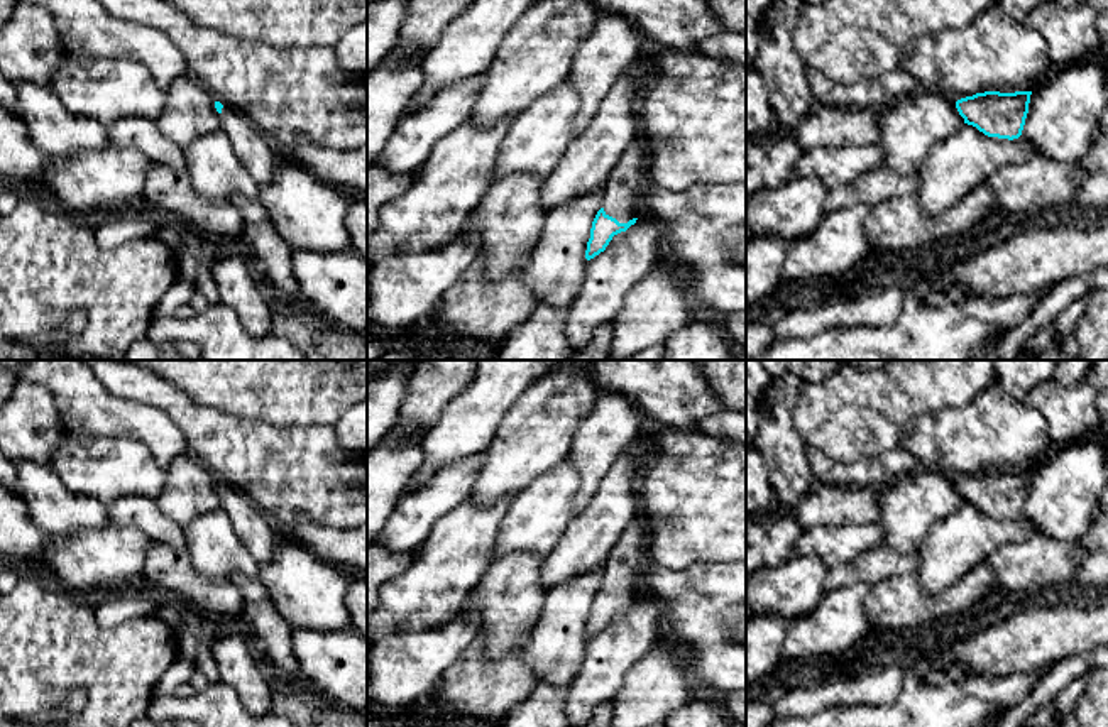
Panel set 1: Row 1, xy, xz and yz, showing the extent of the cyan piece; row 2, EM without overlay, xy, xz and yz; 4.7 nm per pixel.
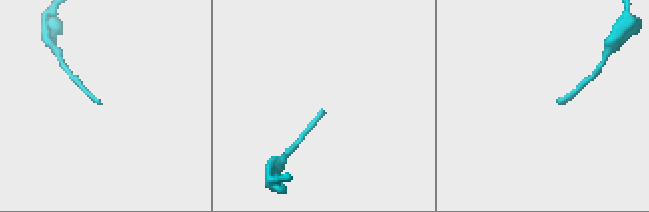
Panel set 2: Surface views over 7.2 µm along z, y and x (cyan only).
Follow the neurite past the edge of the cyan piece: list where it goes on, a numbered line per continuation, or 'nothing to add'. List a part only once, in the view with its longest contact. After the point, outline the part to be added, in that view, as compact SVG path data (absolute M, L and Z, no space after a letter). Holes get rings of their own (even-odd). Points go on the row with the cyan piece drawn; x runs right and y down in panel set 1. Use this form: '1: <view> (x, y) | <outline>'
1: xz (621, 193) | M638 137L609 174L602 188L602 208L619 223L639 218L639 194L646 183L650 152L643 137Z

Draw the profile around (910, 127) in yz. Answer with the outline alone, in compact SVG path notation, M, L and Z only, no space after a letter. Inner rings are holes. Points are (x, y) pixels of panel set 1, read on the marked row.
M919 88L893 101L880 120L881 166L895 174L915 174L927 152L964 125L954 98Z

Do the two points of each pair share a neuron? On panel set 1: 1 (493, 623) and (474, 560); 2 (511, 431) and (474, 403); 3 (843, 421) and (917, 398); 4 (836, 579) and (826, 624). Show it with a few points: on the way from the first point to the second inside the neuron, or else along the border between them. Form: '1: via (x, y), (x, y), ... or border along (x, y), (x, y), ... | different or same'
1: border along (493, 562), (464, 604) | different
2: border along (525, 393), (504, 415), (493, 440), (482, 450) | different
3: via (861, 411), (887, 398), (899, 398) | same
4: border along (872, 584), (843, 585), (826, 594) | different

